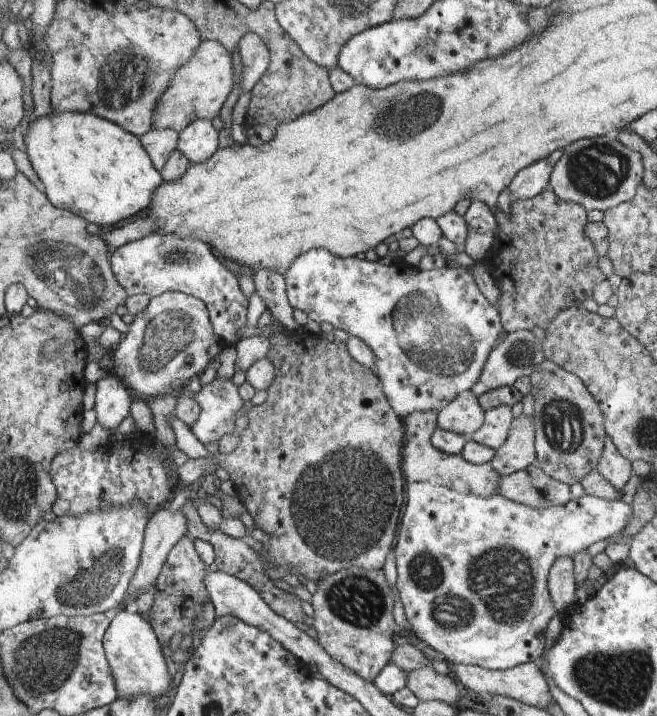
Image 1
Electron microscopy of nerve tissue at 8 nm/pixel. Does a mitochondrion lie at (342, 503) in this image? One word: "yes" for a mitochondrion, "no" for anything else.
yes

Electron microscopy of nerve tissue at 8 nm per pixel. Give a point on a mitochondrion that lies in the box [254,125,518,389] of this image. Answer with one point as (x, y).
(433, 334)

